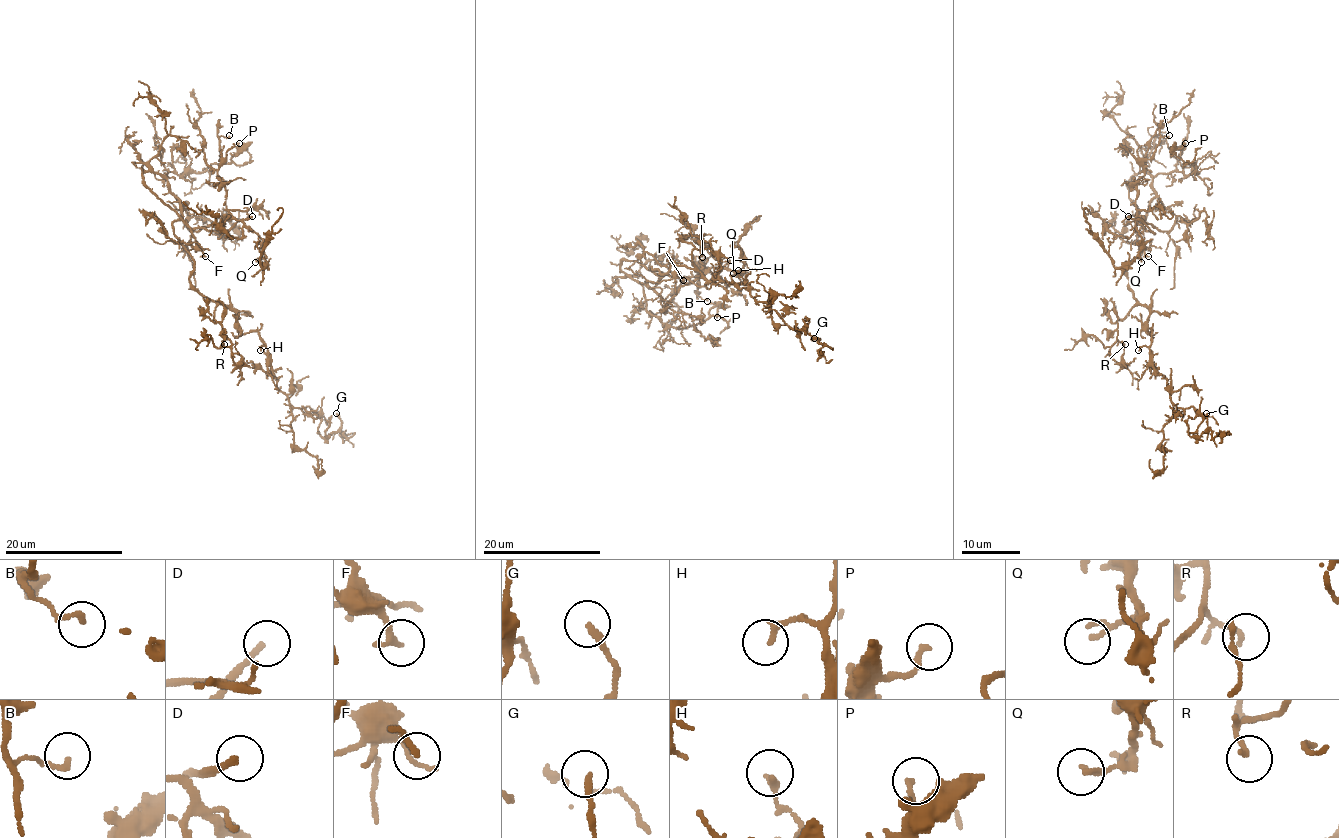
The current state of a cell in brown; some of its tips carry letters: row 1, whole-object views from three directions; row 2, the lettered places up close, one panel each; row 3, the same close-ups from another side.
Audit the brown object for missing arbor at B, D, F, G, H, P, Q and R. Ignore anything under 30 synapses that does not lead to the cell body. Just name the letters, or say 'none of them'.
D

